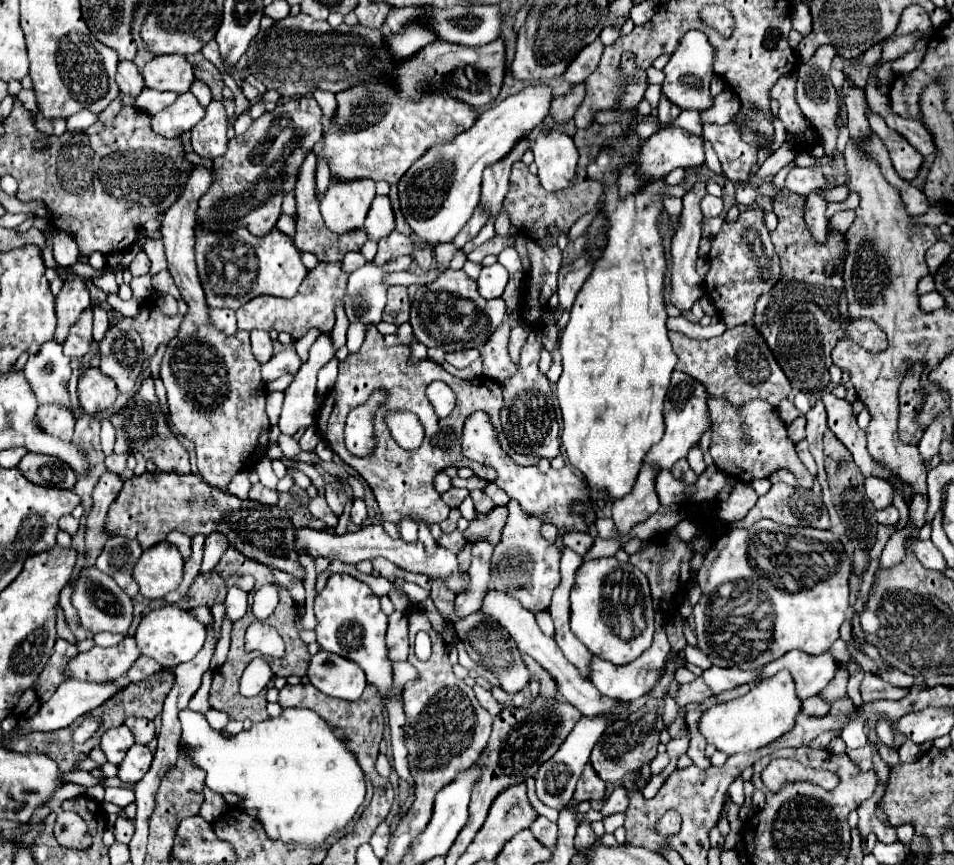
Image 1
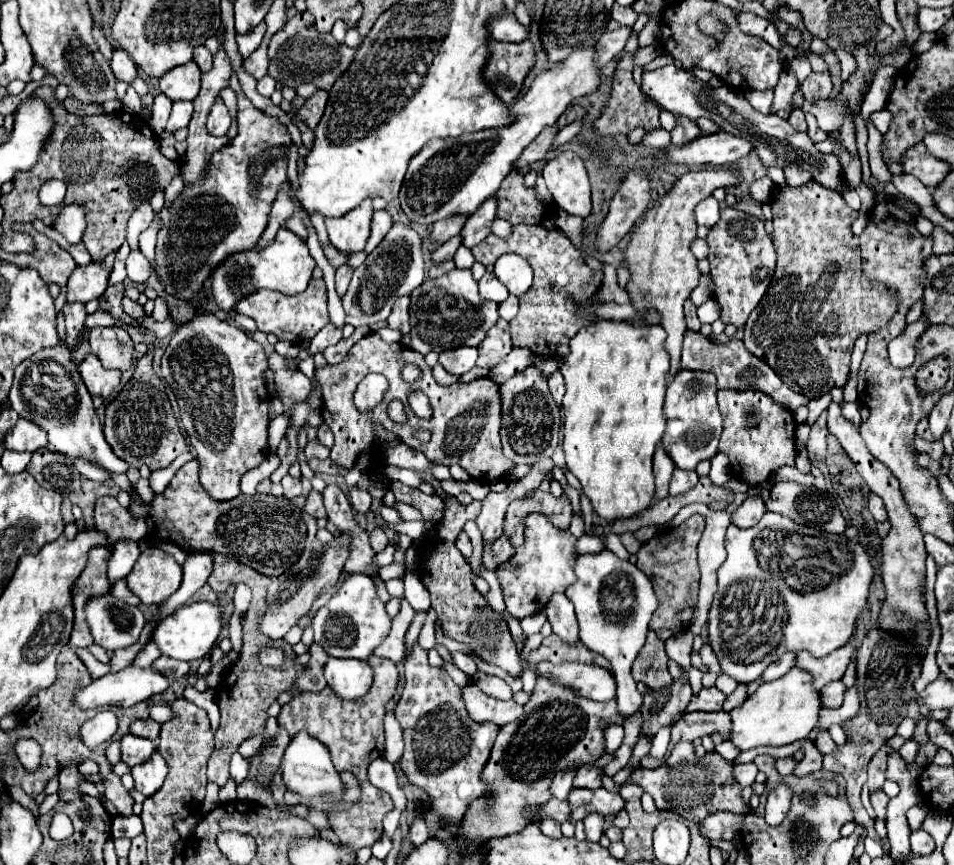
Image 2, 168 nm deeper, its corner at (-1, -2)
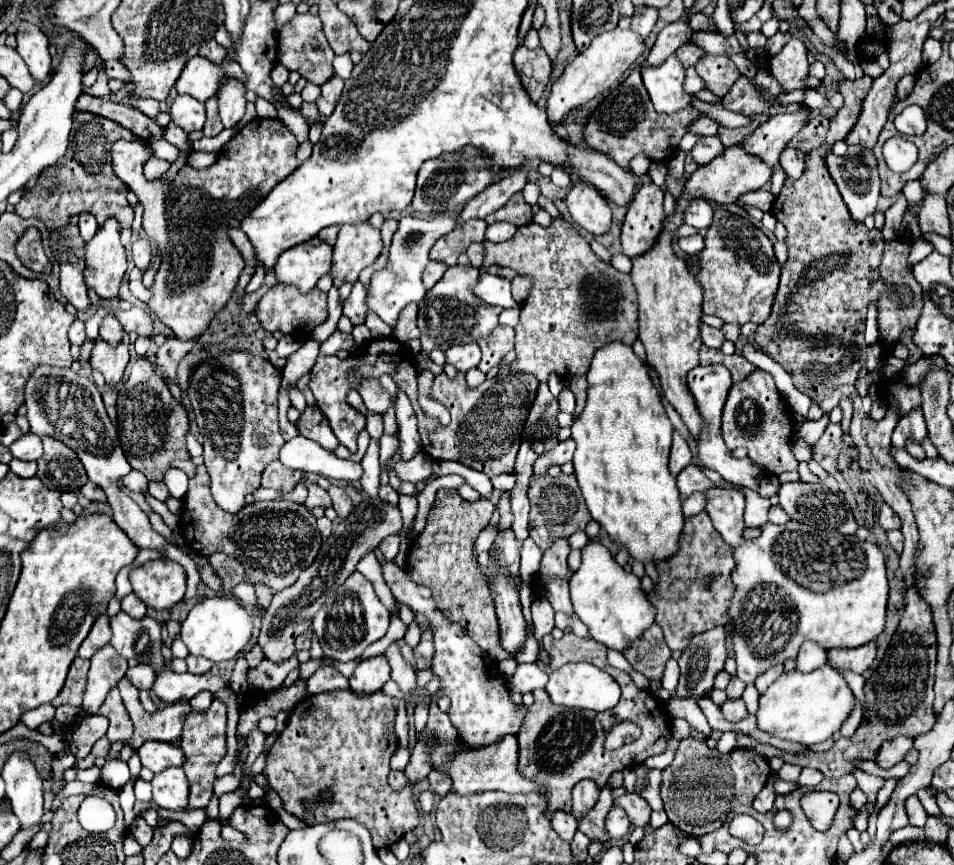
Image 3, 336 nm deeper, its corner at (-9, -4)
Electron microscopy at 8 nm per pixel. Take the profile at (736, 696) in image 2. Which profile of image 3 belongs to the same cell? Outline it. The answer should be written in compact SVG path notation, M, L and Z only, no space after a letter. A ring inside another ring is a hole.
M775 665L777 669L769 669L769 671L765 671L757 681L755 681L755 687L757 687L757 691L759 693L763 693L779 675L781 675L781 671L783 671L783 665Z

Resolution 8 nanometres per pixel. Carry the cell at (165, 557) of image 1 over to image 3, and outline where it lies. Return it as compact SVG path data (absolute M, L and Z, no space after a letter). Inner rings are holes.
M167 557L147 561L129 575L133 593L153 609L169 609L179 603L185 595L185 579L185 569Z

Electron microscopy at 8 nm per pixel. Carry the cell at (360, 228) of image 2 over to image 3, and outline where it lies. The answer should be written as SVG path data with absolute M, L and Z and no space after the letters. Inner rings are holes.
M369 221L359 225L341 225L337 243L333 247L333 269L331 279L335 287L341 287L343 281L355 283L361 269L371 265L381 253L381 233L371 227Z

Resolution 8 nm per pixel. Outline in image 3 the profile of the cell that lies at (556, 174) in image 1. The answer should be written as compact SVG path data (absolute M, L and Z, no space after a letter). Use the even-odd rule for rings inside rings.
M573 185L567 193L567 209L571 219L593 235L607 233L611 227L611 209L605 197L591 185Z

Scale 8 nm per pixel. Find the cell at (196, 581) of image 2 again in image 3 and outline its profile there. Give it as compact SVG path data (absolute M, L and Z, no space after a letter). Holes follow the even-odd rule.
M139 663L139 665L135 665L135 669L127 671L127 677L131 679L131 683L137 689L147 689L147 685L151 685L151 681L155 679L155 671L153 671L153 667Z

